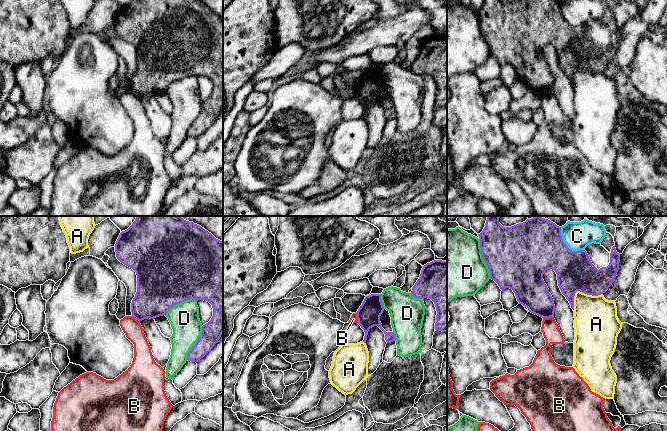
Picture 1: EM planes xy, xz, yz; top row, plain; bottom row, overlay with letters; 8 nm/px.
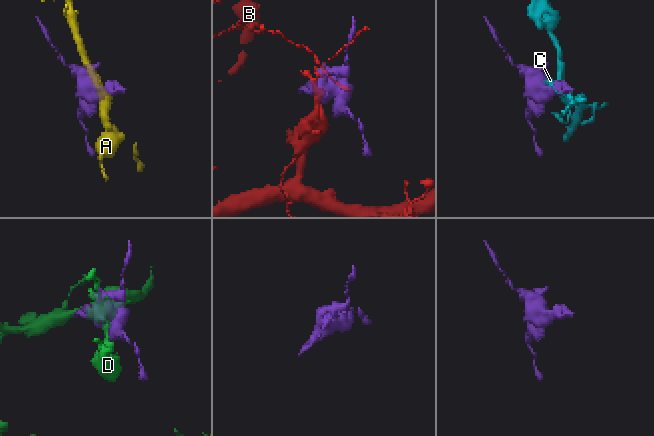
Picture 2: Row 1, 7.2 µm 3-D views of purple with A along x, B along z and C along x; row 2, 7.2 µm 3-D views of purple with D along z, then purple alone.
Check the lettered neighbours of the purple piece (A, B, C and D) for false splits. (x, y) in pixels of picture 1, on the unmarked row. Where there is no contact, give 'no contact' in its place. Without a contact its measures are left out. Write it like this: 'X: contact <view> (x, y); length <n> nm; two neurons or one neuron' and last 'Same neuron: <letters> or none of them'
A: contact yz (580, 67); length 280 nm; two neurons
B: contact yz (548, 93); length 90 nm; two neurons
C: contact yz (566, 21); length 260 nm; two neurons
D: contact yz (483, 35); length 340 nm; two neurons
Same neuron: none of them

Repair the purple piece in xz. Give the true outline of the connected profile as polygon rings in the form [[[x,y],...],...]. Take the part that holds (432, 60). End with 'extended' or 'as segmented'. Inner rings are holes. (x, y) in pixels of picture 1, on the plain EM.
[[[434,36],[424,41],[410,70],[434,78],[437,87],[435,106],[447,108],[447,37]]]; as segmented

